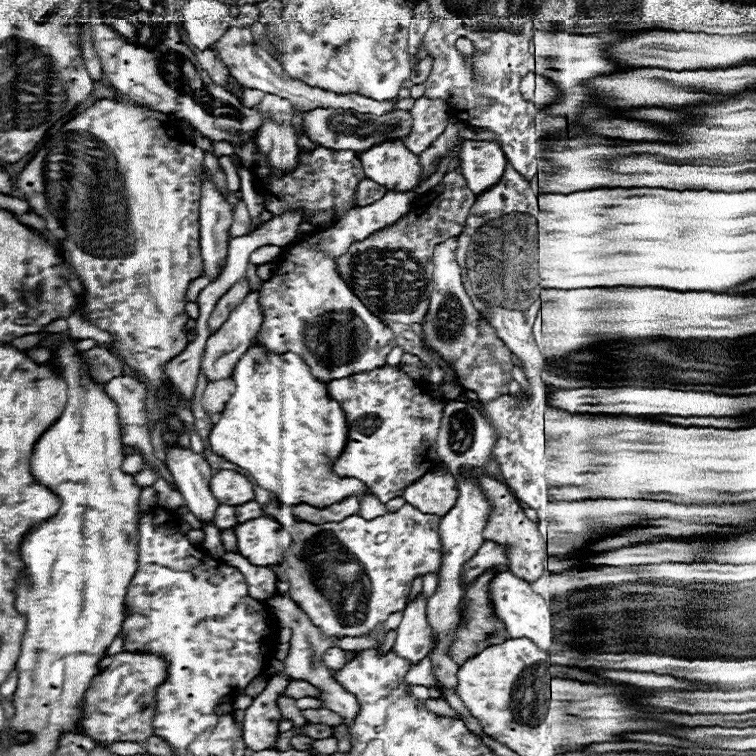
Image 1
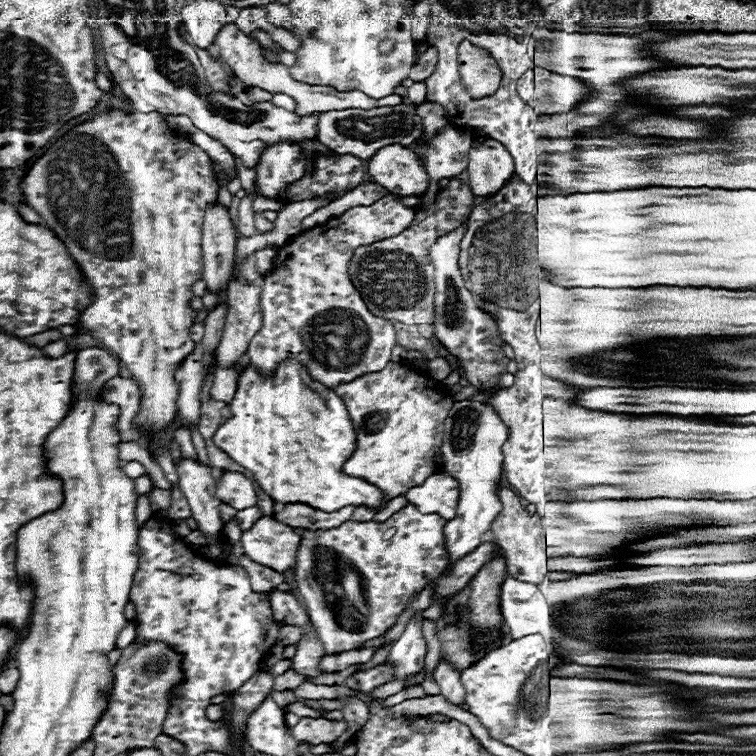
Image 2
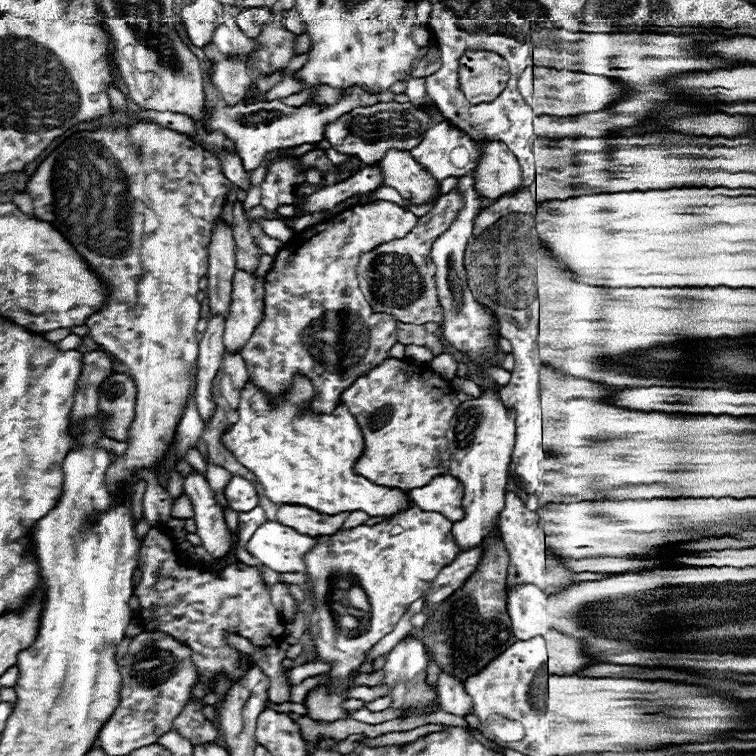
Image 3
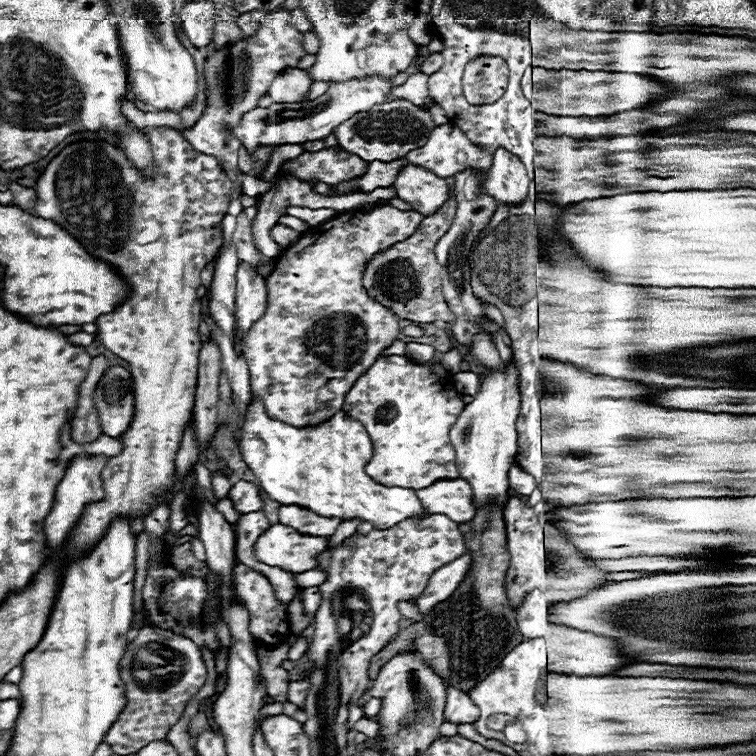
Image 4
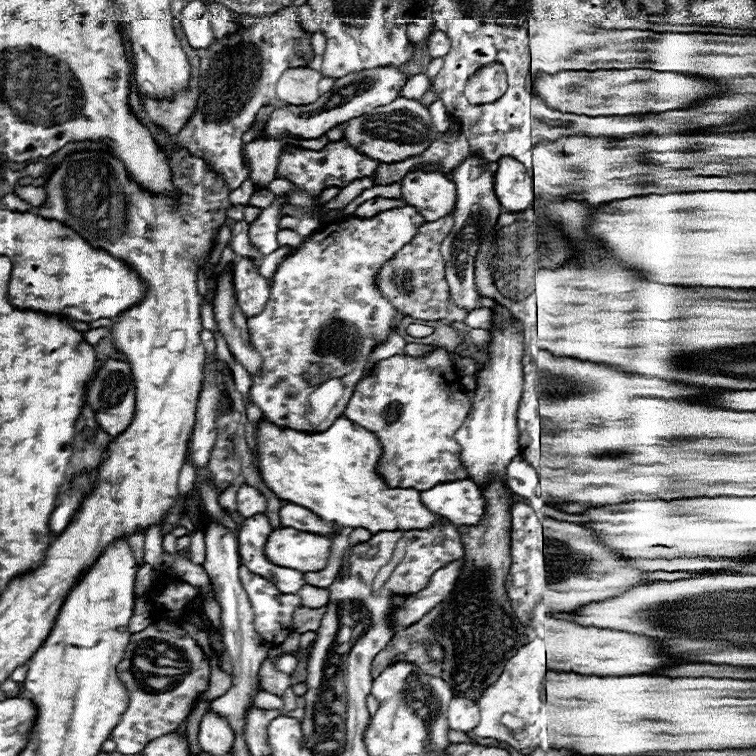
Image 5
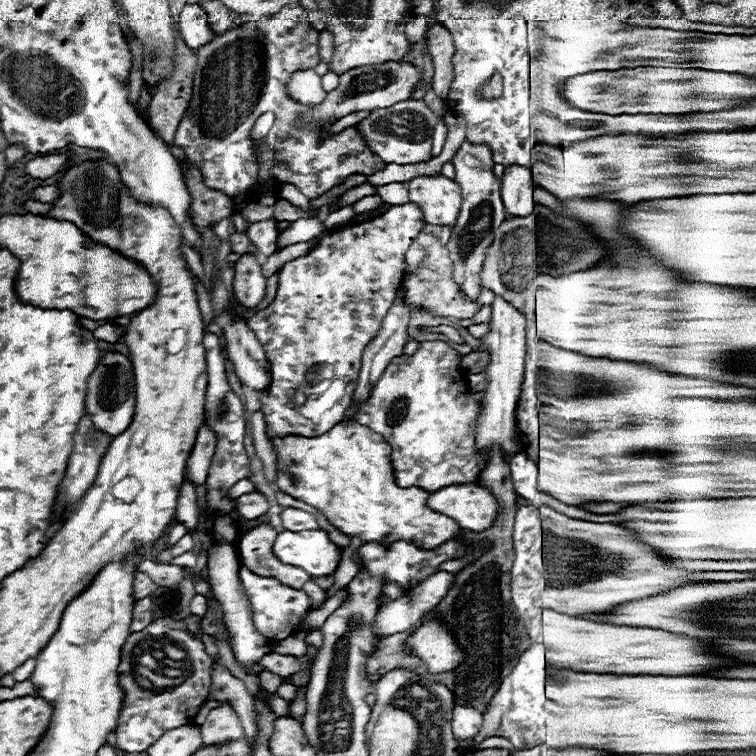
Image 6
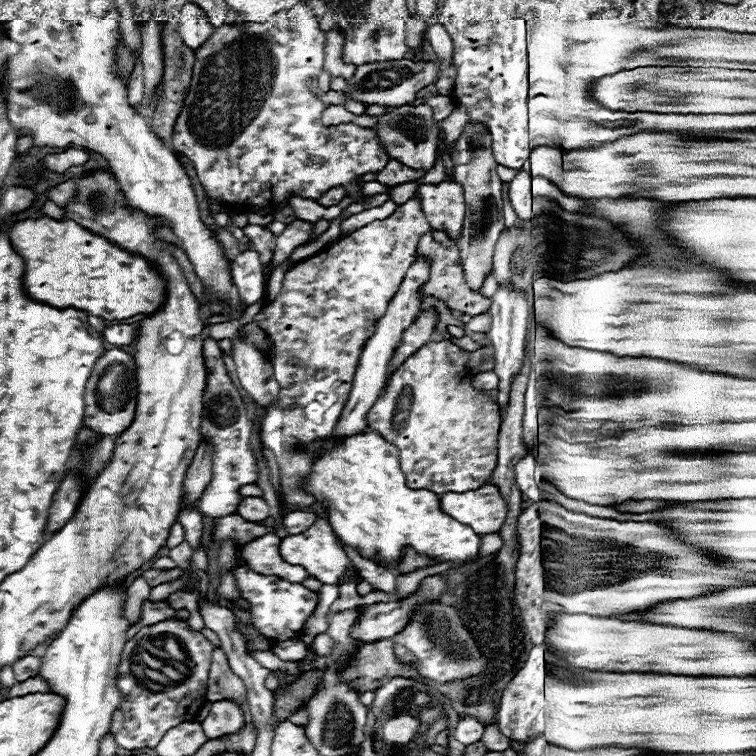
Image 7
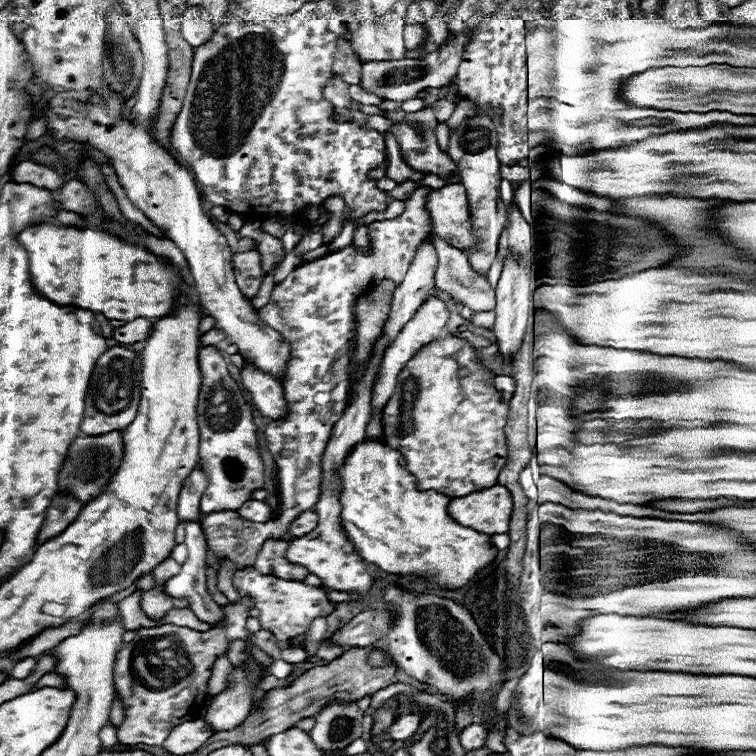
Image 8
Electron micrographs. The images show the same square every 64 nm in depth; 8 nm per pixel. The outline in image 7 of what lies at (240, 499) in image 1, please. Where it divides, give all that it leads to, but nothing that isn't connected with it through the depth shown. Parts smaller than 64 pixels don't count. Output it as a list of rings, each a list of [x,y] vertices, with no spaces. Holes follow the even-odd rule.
[[[248,496],[240,502],[238,514],[248,522],[262,522],[270,516],[268,504],[264,502],[264,498],[252,498],[252,496]]]

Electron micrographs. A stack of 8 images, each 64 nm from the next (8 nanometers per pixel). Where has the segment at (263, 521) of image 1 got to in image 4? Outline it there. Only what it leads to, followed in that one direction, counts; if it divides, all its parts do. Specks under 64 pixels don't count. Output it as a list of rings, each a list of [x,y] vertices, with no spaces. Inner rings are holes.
[[[270,526],[256,542],[256,556],[264,564],[272,564],[290,572],[306,572],[318,568],[316,556],[326,550],[328,538],[308,536],[300,532],[290,534],[292,544],[286,544],[286,526]]]

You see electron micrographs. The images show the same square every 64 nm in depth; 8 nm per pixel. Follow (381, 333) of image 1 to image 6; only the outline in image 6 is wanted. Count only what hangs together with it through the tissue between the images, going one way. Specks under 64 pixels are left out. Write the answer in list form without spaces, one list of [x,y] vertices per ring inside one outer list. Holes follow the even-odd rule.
[[[408,202],[402,206],[392,206],[384,216],[372,218],[368,222],[338,226],[326,238],[322,238],[308,256],[300,256],[280,268],[276,300],[266,310],[260,310],[248,318],[250,330],[260,340],[272,364],[272,388],[260,398],[266,434],[270,438],[284,438],[288,434],[306,438],[318,436],[342,420],[344,410],[350,406],[352,394],[356,390],[362,352],[366,344],[378,334],[380,324],[394,302],[406,272],[406,252],[424,226],[424,214],[416,204]],[[332,380],[344,380],[346,394],[336,402],[336,406],[324,412],[320,424],[310,424],[310,420],[300,414],[300,406],[312,394],[312,388],[328,388]]]

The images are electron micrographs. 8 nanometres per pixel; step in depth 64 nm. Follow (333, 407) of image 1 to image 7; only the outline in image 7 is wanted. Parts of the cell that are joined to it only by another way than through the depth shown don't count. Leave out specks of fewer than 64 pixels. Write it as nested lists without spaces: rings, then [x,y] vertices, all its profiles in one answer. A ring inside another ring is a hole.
[[[364,432],[342,440],[334,450],[330,450],[330,440],[324,446],[322,458],[314,464],[308,492],[316,496],[316,502],[330,510],[330,524],[342,542],[360,552],[360,556],[372,562],[392,562],[400,564],[404,558],[404,548],[414,548],[418,554],[436,558],[438,562],[474,562],[480,552],[480,534],[470,526],[464,526],[440,510],[438,494],[430,490],[412,490],[406,486],[406,476],[400,470],[400,452],[396,446],[388,444],[376,432]]]

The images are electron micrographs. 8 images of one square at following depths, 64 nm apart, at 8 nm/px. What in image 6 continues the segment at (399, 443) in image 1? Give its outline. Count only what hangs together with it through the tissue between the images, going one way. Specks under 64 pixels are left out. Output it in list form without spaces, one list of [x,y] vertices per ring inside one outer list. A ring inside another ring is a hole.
[[[422,342],[412,356],[396,356],[378,380],[368,404],[356,414],[356,422],[382,434],[392,446],[392,466],[396,468],[396,482],[402,488],[424,488],[436,492],[446,486],[478,482],[482,470],[488,466],[488,452],[474,452],[472,422],[480,416],[480,404],[472,398],[468,378],[462,372],[462,354],[458,354],[448,342]]]

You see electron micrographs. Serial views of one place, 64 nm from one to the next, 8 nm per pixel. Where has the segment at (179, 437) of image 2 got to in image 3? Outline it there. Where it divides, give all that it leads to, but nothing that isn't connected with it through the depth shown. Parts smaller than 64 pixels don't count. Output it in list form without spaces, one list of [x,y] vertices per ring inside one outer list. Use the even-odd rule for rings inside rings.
[[[190,449],[185,460],[206,478],[207,468],[203,456],[196,449]]]

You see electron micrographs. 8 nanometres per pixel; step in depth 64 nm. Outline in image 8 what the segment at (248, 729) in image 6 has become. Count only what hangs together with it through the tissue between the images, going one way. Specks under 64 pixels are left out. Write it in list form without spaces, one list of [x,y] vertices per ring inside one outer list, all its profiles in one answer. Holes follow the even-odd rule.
[[[228,658],[216,660],[214,670],[212,670],[212,680],[208,682],[208,696],[210,696],[210,698],[214,698],[214,696],[218,696],[222,690],[226,690],[226,686],[228,686],[228,676],[230,676],[230,662],[228,662]]]

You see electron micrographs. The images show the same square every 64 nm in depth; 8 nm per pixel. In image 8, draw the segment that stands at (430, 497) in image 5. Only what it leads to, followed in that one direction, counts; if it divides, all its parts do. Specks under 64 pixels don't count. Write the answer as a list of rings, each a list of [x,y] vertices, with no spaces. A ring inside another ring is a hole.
[[[492,486],[462,498],[452,498],[452,518],[476,532],[508,534],[512,494],[504,486]]]

